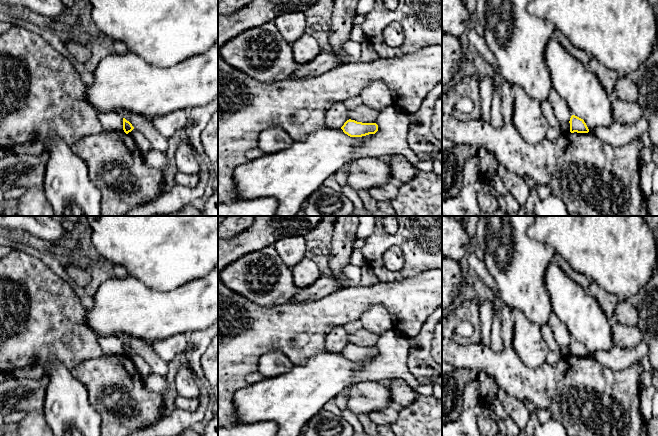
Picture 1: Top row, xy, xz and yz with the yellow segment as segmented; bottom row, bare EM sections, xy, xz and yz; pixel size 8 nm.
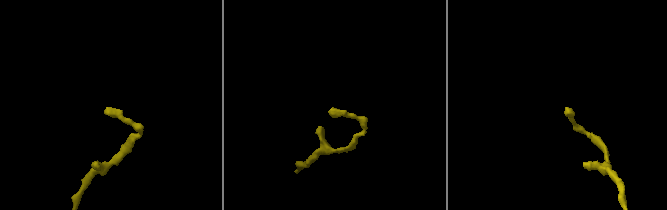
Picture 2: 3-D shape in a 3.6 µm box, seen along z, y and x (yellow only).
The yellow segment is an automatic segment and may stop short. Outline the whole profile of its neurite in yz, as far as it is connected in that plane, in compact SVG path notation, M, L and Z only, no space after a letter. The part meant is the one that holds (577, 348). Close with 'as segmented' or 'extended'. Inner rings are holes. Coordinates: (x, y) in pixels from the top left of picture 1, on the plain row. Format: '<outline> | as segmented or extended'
M575 339L571 340L569 347L570 347L570 356L571 357L574 357L574 356L588 357L589 356L589 353L586 347L584 346L584 344Z | as segmented

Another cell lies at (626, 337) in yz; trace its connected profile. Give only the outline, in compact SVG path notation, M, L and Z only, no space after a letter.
M618 321L611 323L614 347L635 348L641 341L641 332L637 326L625 326Z

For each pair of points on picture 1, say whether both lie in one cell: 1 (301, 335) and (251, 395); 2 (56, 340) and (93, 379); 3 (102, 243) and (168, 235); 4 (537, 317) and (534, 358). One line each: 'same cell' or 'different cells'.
1: different cells
2: different cells
3: same cell
4: different cells

